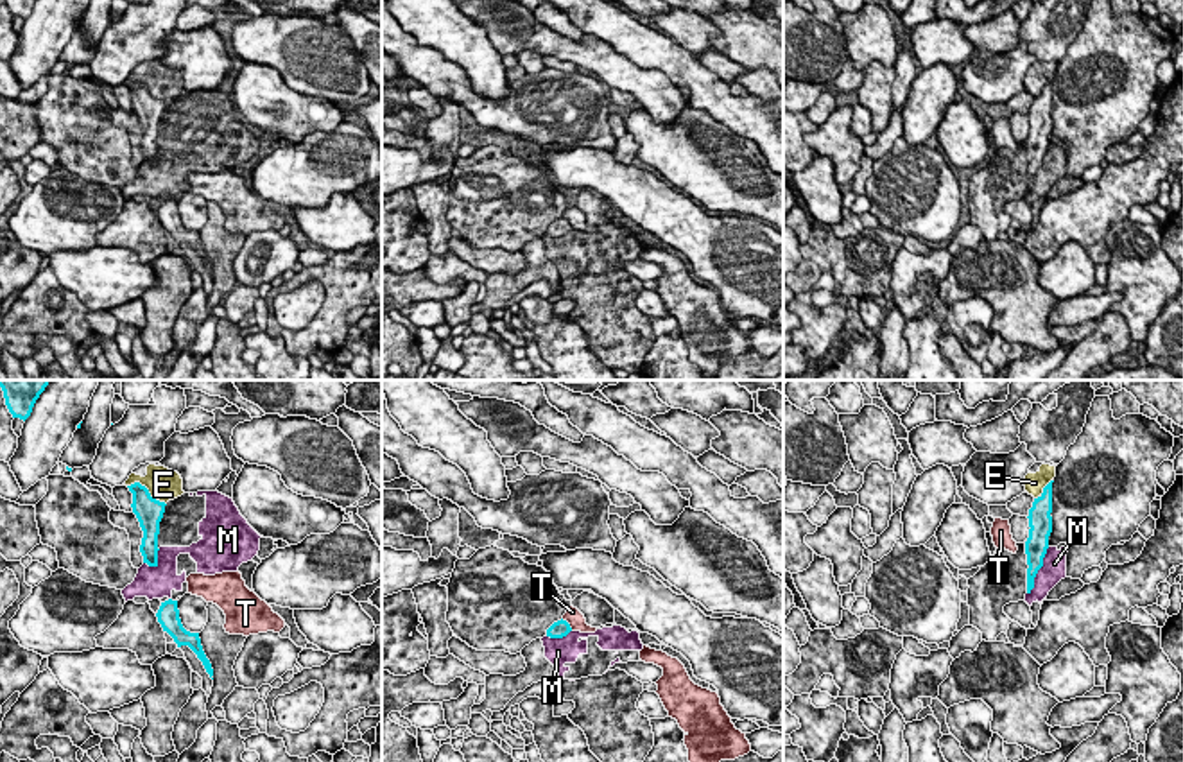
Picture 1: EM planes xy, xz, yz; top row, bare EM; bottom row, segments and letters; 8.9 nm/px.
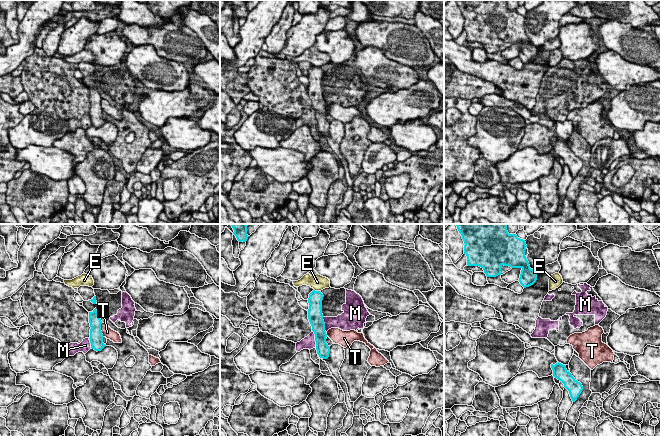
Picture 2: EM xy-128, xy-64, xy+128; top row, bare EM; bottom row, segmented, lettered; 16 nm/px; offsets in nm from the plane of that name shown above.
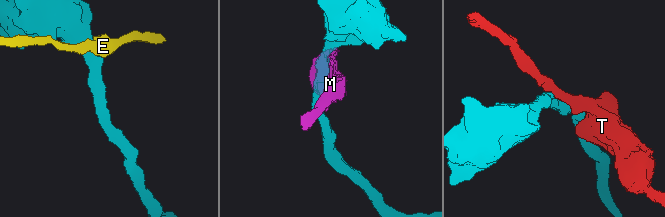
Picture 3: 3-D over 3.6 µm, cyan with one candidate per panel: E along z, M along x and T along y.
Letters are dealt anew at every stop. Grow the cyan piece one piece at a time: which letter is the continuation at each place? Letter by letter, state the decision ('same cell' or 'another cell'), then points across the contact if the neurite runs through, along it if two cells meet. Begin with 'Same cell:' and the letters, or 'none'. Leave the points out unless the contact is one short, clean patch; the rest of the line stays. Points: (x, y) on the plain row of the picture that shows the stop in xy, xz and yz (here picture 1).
Same cell: none
E: another cell; border along xy (128, 83), (140, 81), (153, 95), (165, 103)
M: another cell
T: another cell; border along xz (561, 217), (572, 228)

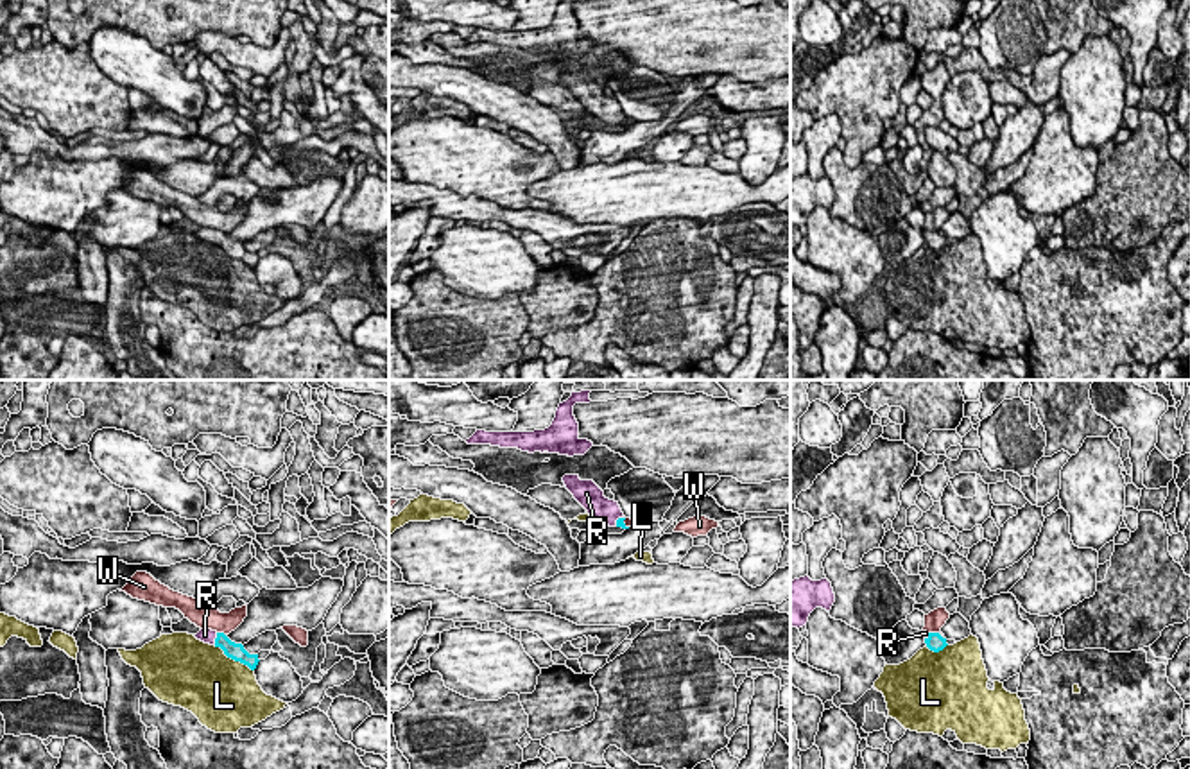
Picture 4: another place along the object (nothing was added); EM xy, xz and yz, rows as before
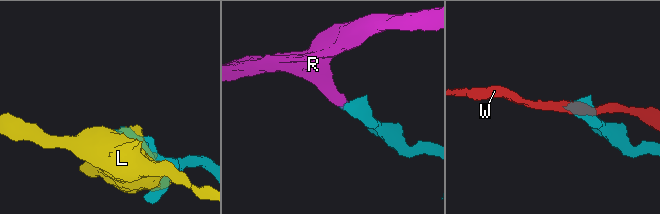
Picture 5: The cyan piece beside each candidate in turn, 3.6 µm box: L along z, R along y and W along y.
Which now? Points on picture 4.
Same cell: R
L: another cell
R: same cell; runs through xy (235, 250), (215, 237), (205, 233)
W: another cell; border along yz (929, 230), (938, 232)

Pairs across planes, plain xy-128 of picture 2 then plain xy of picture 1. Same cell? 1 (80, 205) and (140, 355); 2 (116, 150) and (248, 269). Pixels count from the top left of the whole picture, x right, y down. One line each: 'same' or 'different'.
1: different
2: different

